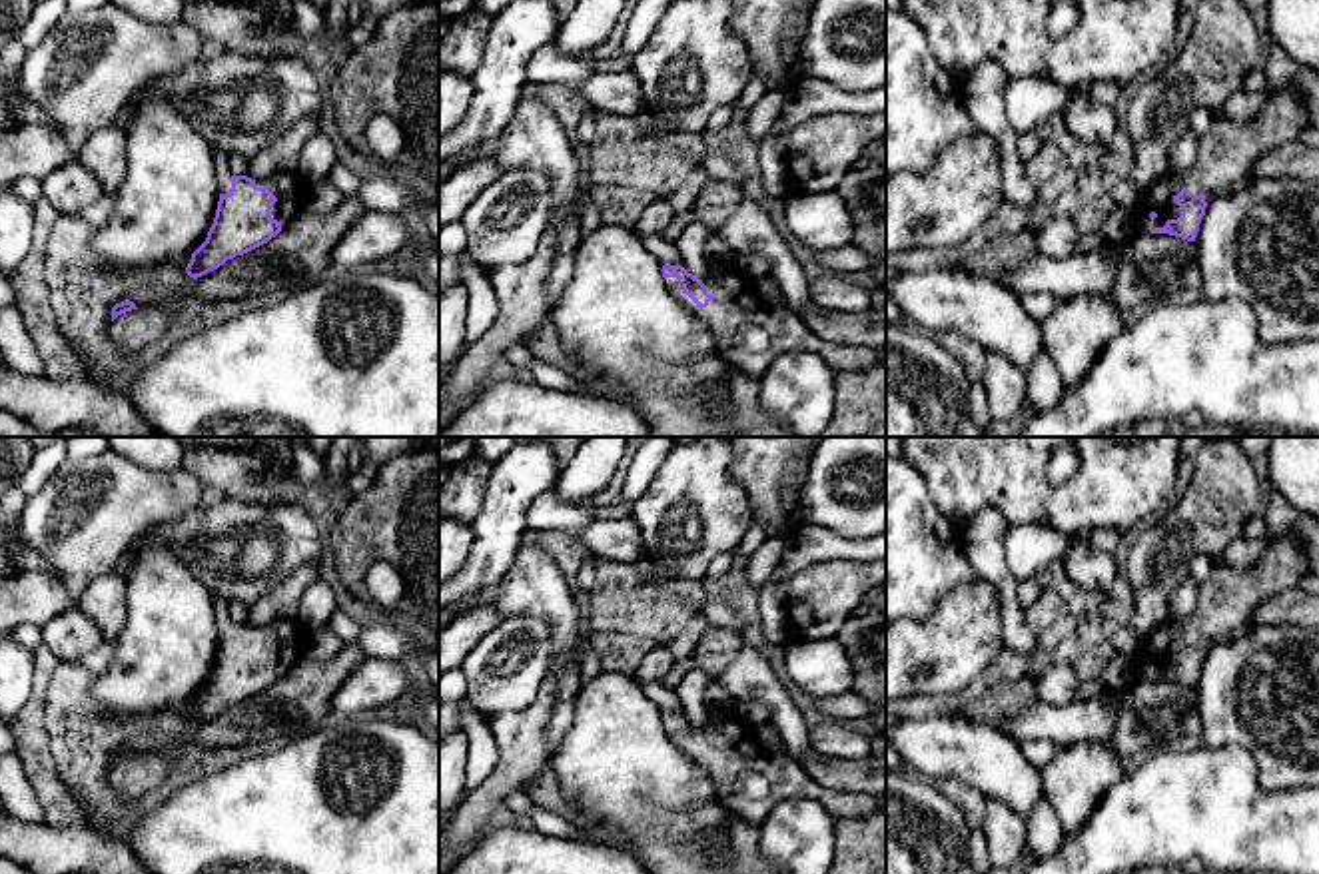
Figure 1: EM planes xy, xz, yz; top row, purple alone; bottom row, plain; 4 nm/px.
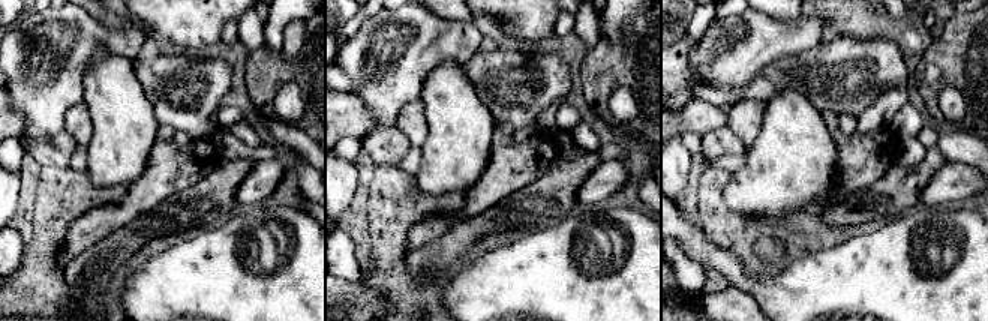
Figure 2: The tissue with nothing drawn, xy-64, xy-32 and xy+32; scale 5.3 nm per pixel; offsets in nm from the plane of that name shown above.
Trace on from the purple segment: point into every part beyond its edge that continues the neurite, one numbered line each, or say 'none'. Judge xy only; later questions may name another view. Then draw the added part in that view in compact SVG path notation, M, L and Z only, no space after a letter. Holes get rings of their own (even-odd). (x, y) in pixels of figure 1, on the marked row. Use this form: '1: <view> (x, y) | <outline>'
1: xy (288, 186) | M295 170L277 172L273 176L255 180L257 188L267 188L277 202L271 206L271 218L279 221L281 229L303 208L303 180Z

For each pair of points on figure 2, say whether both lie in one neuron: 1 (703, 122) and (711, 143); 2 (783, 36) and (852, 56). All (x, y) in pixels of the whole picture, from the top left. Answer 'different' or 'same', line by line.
1: different
2: different

